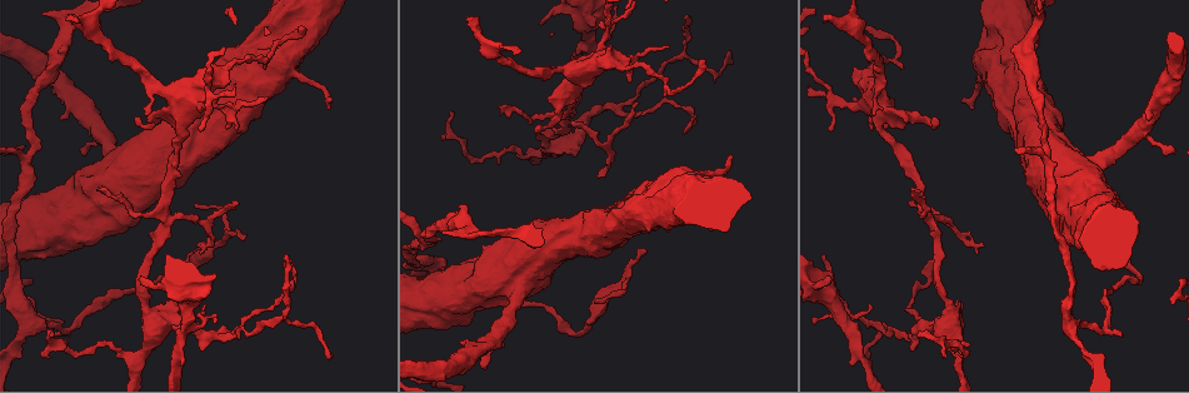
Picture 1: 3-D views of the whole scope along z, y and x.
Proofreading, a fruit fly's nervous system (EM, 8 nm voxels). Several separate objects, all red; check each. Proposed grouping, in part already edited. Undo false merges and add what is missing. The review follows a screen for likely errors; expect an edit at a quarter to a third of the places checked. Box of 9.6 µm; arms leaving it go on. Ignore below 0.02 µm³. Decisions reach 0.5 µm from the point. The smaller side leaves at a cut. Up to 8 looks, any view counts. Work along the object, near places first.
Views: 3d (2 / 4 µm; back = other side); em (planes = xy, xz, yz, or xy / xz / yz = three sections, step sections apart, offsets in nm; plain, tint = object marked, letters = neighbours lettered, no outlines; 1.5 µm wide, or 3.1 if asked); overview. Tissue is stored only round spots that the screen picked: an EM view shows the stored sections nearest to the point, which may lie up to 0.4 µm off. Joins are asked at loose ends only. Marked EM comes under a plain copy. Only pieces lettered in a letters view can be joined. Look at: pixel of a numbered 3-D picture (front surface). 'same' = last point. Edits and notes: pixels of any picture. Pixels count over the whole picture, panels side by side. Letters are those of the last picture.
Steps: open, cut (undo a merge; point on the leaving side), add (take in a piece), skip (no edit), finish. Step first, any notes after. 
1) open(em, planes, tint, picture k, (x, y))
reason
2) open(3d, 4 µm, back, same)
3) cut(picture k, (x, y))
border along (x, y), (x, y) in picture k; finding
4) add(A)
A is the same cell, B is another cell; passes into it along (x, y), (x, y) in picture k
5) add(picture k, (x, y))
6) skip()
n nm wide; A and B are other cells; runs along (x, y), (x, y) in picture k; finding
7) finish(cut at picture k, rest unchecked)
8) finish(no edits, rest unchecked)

open(em, xy, step 4, tint, picture 1, (597, 301))

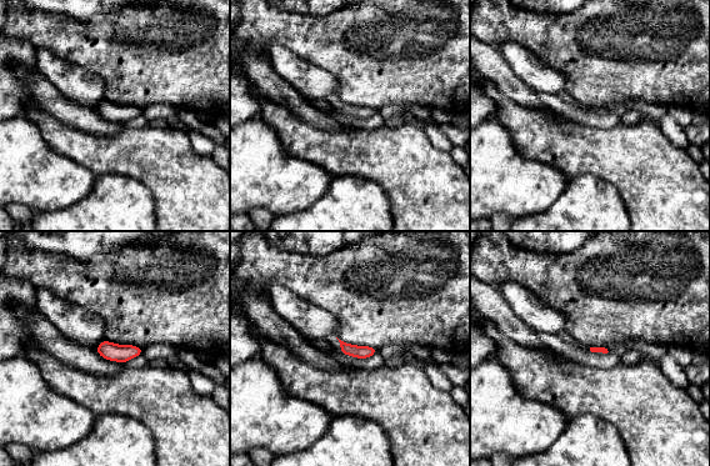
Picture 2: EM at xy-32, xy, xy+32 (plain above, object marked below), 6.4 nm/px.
open(em, planes, letters, same)
cut it another way

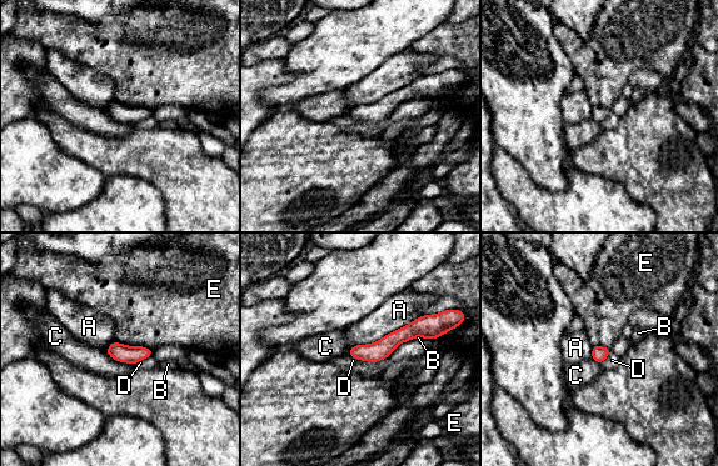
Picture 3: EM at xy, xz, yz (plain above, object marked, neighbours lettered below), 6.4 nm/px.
skip()
100 nm wide; A touches over 500 nm; A, B, C, D and E are other cells; none of them fits

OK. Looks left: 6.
open(3d, 4 µm, picture 1, (686, 15))
an open end

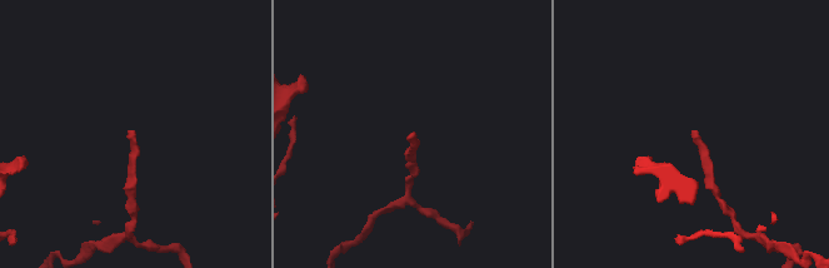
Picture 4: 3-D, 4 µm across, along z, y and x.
open(em, planes, tint, picture 4, (133, 134))

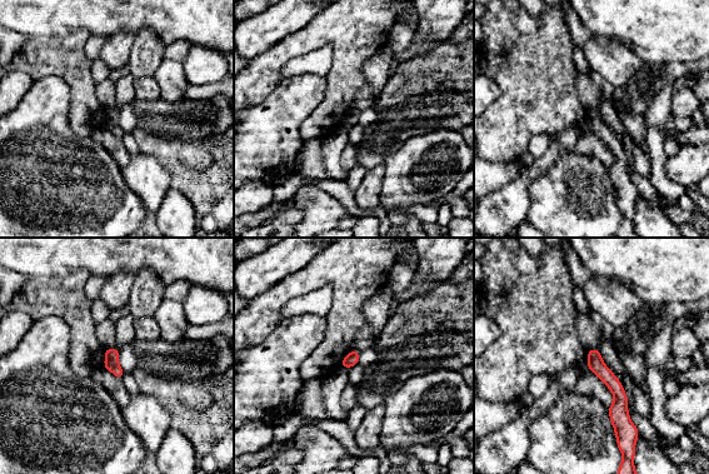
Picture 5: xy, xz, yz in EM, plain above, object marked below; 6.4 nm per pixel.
open(em, planes, letters, same)

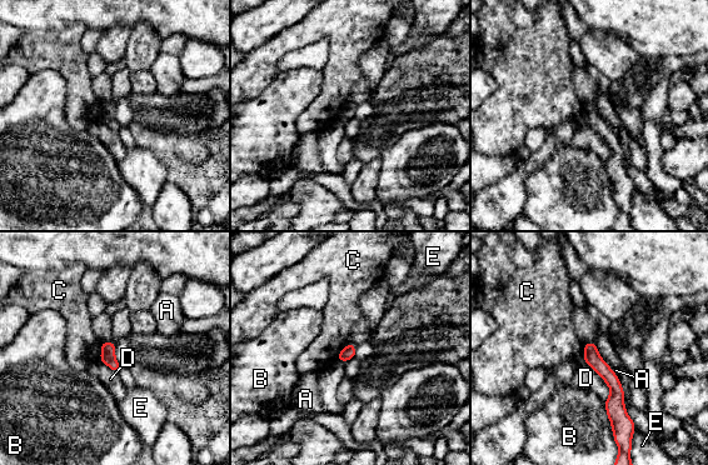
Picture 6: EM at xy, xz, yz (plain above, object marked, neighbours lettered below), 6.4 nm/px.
skip()
90 nm wide; A, B, C, D and E are other cells; border along (101, 343), (99, 360) in picture 6; none of them fits

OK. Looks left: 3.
open(em, xz, step 4, letters, picture 1, (912, 337))
three arms meet

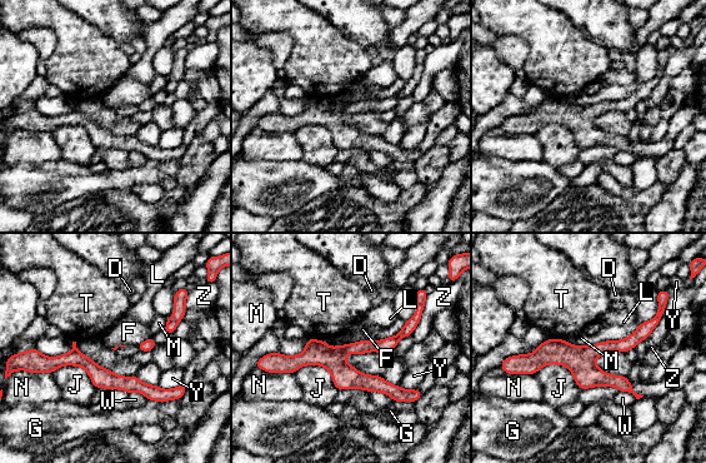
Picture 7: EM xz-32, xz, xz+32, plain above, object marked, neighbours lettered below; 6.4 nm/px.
skip()
100 nm wide; D, F, G, J, L, M, N, T, W, Y and Z are other cells; border along (641, 323), (620, 339), (560, 339) in picture 7; one cell here

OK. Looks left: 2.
finish(no edits, rest unchecked)

